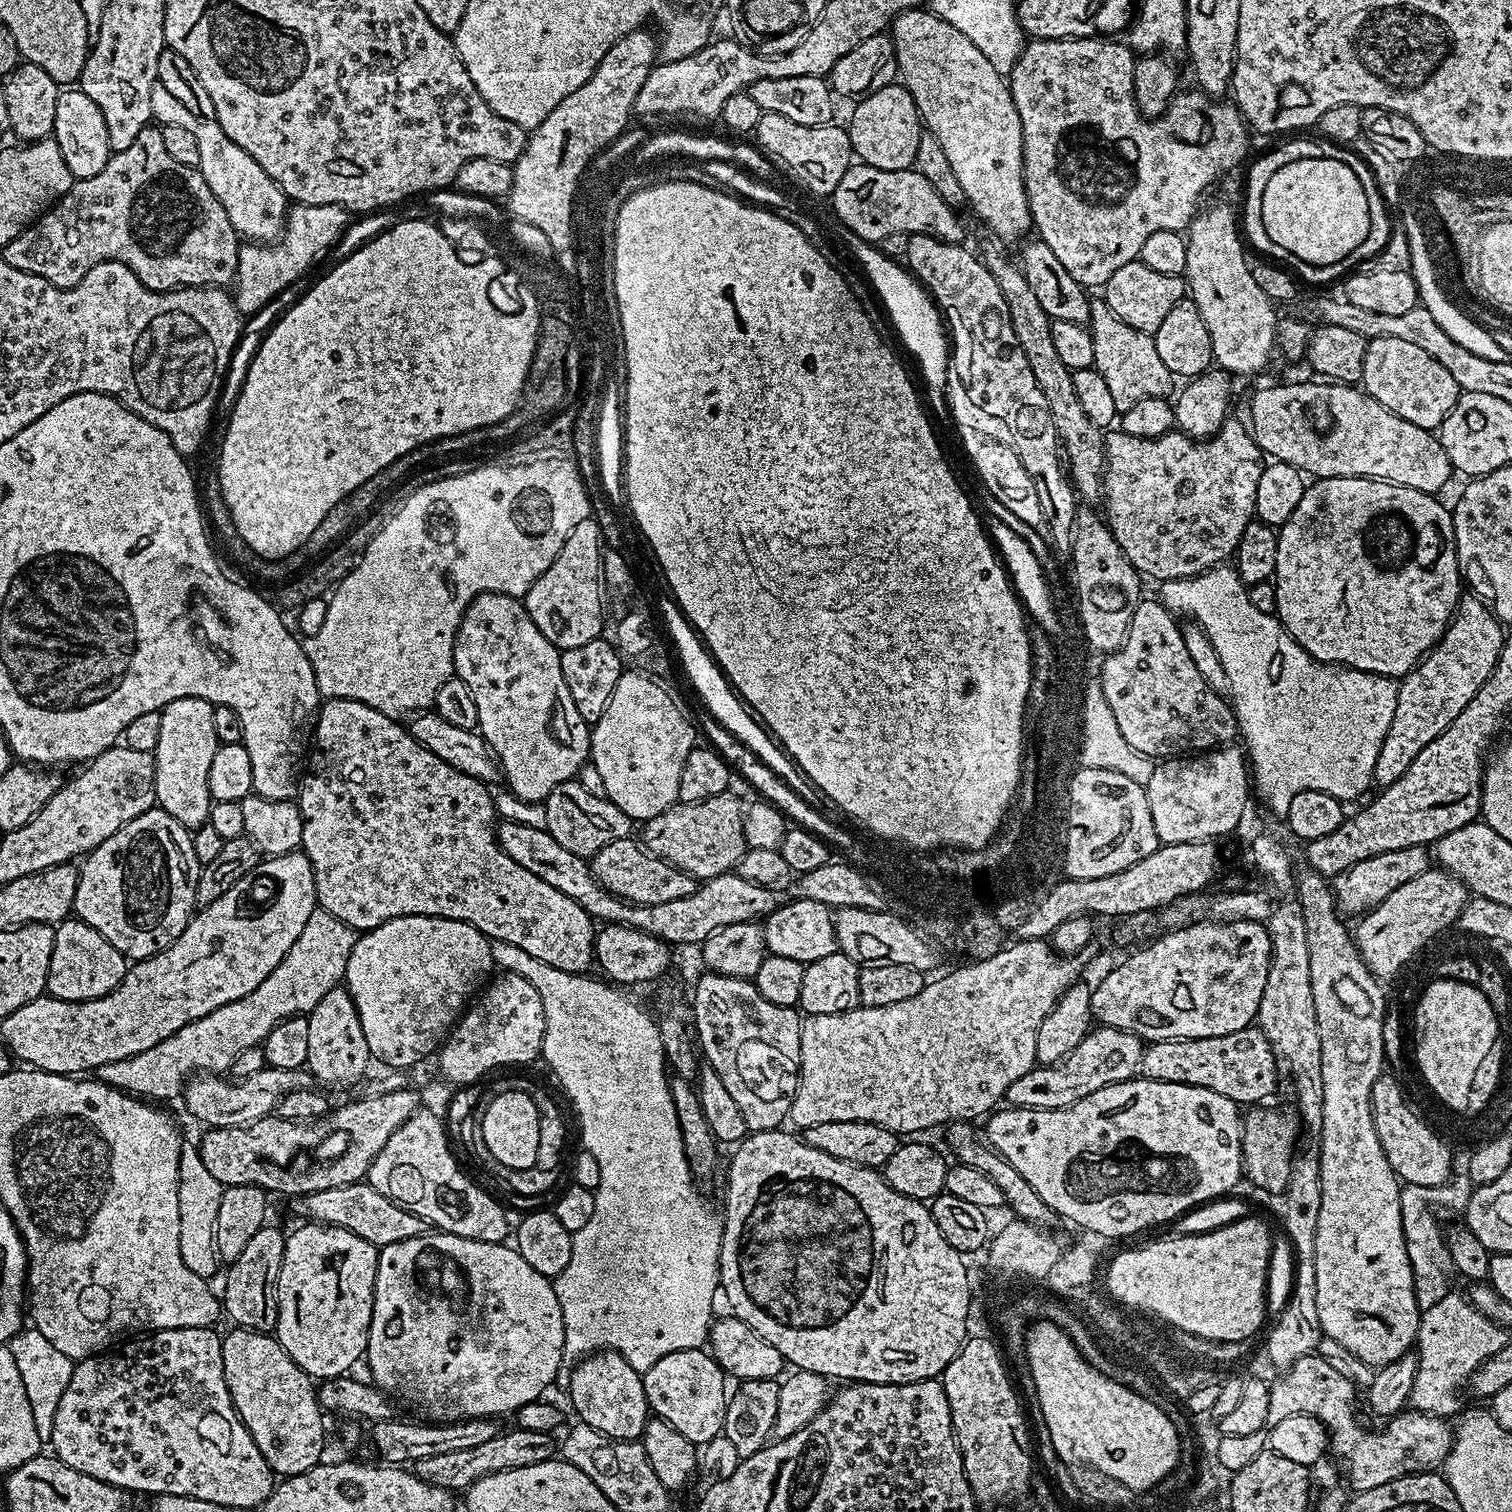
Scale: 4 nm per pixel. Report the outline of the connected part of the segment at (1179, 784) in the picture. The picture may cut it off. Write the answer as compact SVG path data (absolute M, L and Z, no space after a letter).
M1236 746L1164 758L1153 767L1146 787L1154 830L1161 844L1175 846L1178 842L1212 840L1239 826L1248 808L1250 768L1245 753L1232 747Z

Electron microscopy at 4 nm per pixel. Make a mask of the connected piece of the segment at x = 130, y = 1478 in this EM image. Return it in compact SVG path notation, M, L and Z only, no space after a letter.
M161 1328L151 1334L129 1339L125 1348L105 1350L79 1361L72 1369L69 1385L63 1391L54 1413L51 1451L62 1462L66 1462L66 1466L74 1466L74 1470L80 1470L83 1474L90 1474L102 1482L120 1487L128 1494L178 1494L190 1498L206 1498L206 1502L222 1502L222 1506L234 1506L238 1510L255 1510L259 1504L266 1502L266 1498L272 1492L274 1473L266 1458L262 1458L262 1450L258 1450L254 1438L250 1438L250 1430L246 1430L246 1426L240 1421L240 1415L230 1398L230 1390L226 1386L226 1376L223 1373L221 1339L221 1333L216 1333L212 1328Z

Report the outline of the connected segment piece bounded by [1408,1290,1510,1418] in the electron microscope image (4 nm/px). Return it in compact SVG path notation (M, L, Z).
M1449 1290L1430 1309L1421 1311L1414 1345L1418 1359L1408 1404L1417 1412L1445 1418L1455 1417L1456 1403L1460 1400L1456 1391L1471 1381L1474 1370L1478 1370L1486 1358L1498 1354L1498 1350L1510 1343L1508 1332L1505 1325L1486 1318L1486 1314L1475 1308L1467 1295L1459 1296L1456 1290Z

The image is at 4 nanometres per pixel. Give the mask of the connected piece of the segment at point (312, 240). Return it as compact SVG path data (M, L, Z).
M296 204L289 211L282 233L282 238L272 242L244 242L240 245L238 254L238 266L236 267L236 279L234 281L234 299L236 308L242 314L256 312L264 308L279 292L284 292L340 235L348 224L350 213L347 208L339 204Z

